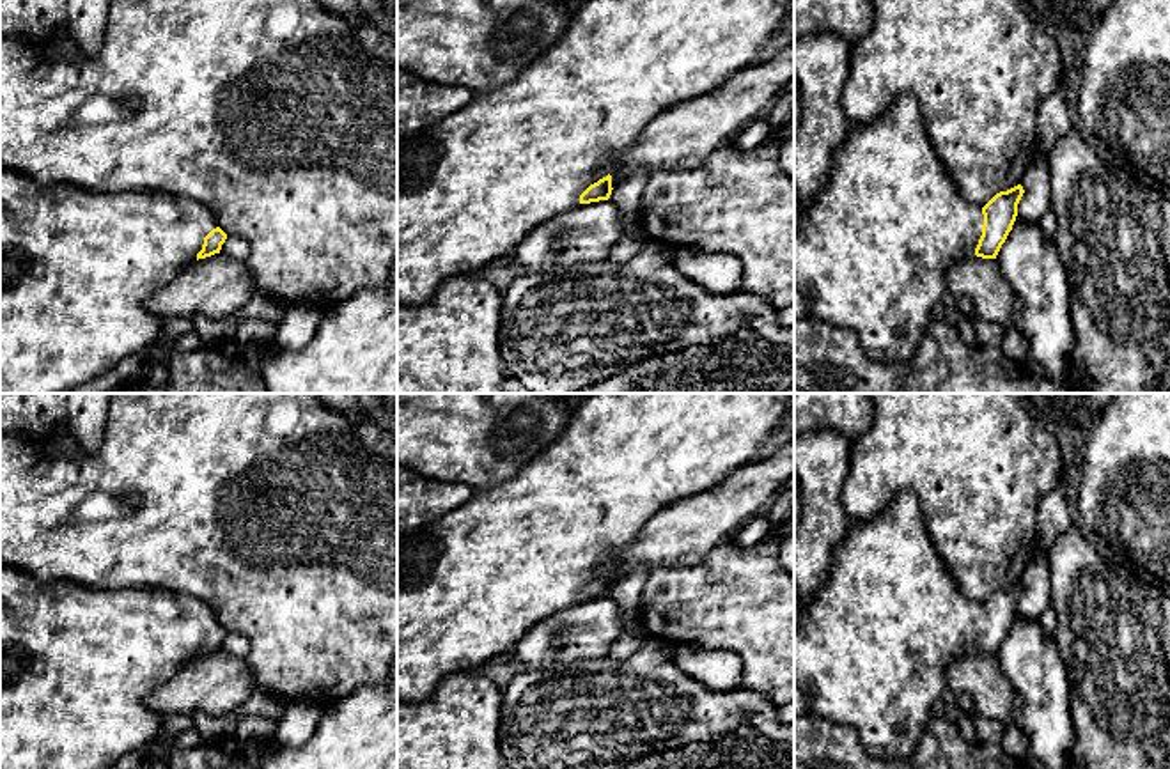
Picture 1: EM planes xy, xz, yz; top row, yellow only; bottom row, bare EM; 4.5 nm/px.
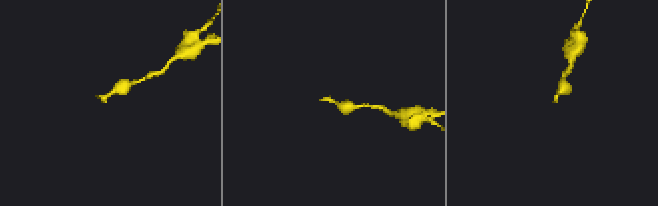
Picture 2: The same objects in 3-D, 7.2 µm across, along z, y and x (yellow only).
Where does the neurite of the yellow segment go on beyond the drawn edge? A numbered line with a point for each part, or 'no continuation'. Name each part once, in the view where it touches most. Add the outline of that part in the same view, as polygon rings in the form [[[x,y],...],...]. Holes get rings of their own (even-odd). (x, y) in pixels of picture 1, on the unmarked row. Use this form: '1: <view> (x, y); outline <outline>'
1: yz (871, 652); outline [[[899,491],[883,514],[851,521],[833,553],[826,583],[810,604],[801,606],[801,620],[794,629],[794,687],[807,698],[810,712],[853,730],[870,757],[911,758],[934,716],[934,703],[948,687],[948,666],[975,654],[982,622],[982,604],[959,592],[934,549],[916,494]]]

